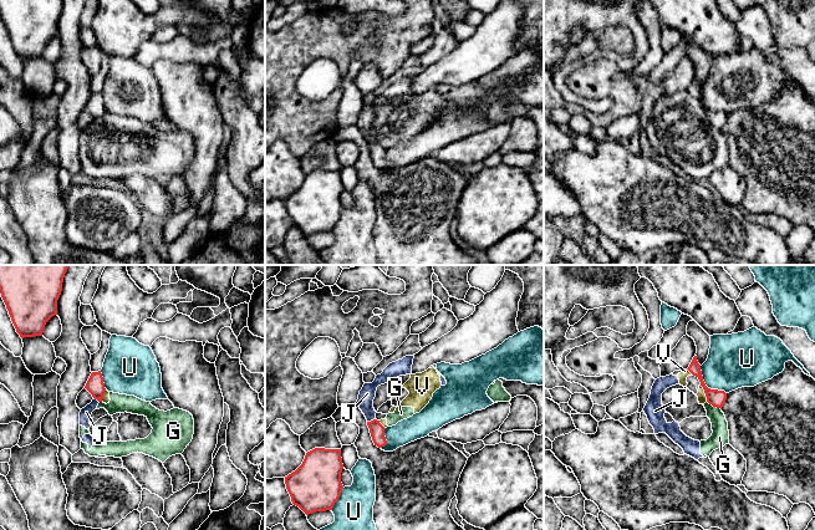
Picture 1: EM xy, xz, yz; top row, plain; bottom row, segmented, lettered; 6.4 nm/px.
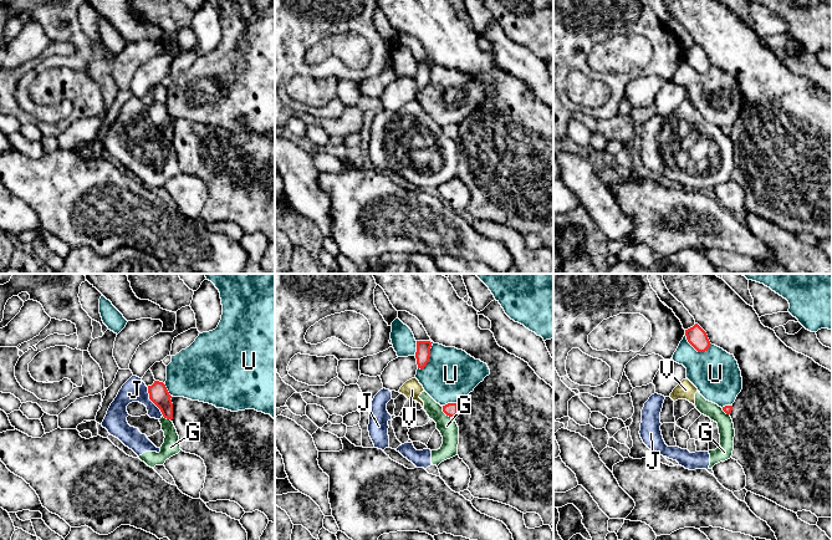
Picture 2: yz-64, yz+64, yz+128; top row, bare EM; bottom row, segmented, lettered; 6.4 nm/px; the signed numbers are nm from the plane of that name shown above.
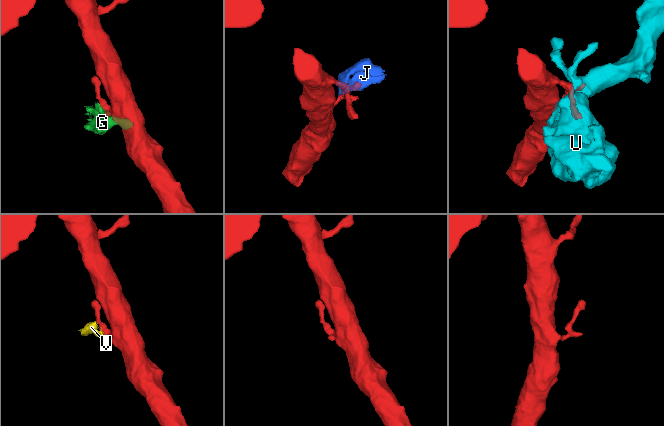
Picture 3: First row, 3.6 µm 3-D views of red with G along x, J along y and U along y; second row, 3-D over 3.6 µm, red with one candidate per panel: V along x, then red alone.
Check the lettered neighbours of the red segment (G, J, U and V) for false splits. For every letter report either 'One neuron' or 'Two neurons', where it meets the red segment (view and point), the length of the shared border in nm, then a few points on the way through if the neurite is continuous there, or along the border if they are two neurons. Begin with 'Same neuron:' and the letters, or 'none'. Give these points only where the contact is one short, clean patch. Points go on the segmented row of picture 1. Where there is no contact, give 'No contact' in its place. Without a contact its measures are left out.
Same neuron: none
G: Two neurons. Touches red at yz (714, 406). Shared border 110 nm
J: Two neurons. Touches red at xz (371, 421). Shared border 60 nm. Boundary: xz (375, 418), (367, 422)
U: Two neurons. Touches red at yz (706, 386). Shared border 260 nm
V: Two neurons. Touches red at yz (704, 392). Shared border 120 nm. Boundary: yz (699, 385), (707, 401)

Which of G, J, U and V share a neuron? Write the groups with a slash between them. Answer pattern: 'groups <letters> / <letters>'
groups G J V / U

